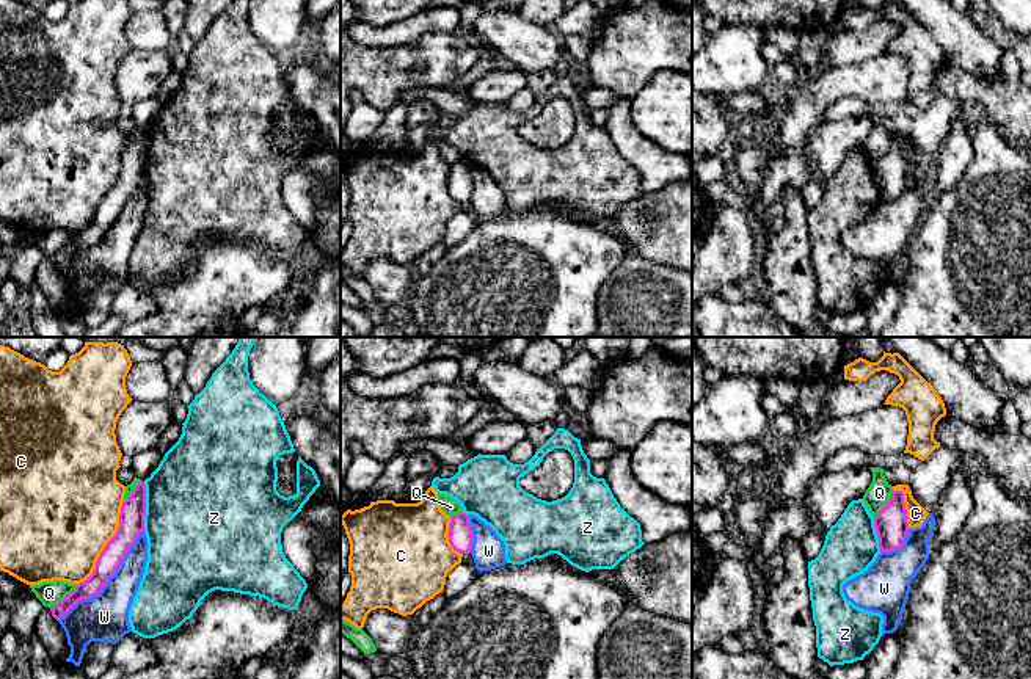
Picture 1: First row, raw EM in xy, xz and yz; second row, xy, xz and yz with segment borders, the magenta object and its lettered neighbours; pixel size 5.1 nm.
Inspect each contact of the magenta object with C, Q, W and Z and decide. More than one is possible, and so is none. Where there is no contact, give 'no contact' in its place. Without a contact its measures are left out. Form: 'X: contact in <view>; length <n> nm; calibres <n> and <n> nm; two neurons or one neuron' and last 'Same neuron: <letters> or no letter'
C: contact in xy; length 500 nm; calibres 130 and 480 nm; two neurons
Q: contact in xy; length 190 nm; calibres 100 and 120 nm; two neurons
W: contact in xy; length 650 nm; calibres 120 and 240 nm; two neurons
Z: contact in xy; length 240 nm; calibres 130 and 500 nm; two neurons
Same neuron: no letter

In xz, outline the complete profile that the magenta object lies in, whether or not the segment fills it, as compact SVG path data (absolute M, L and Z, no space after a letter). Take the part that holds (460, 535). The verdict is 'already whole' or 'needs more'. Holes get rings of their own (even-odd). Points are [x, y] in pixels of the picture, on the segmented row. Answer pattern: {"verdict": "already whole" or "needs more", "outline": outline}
{"verdict": "already whole", "outline": "M458 513L450 517L447 536L454 550L460 554L471 552L474 535L466 513Z"}

